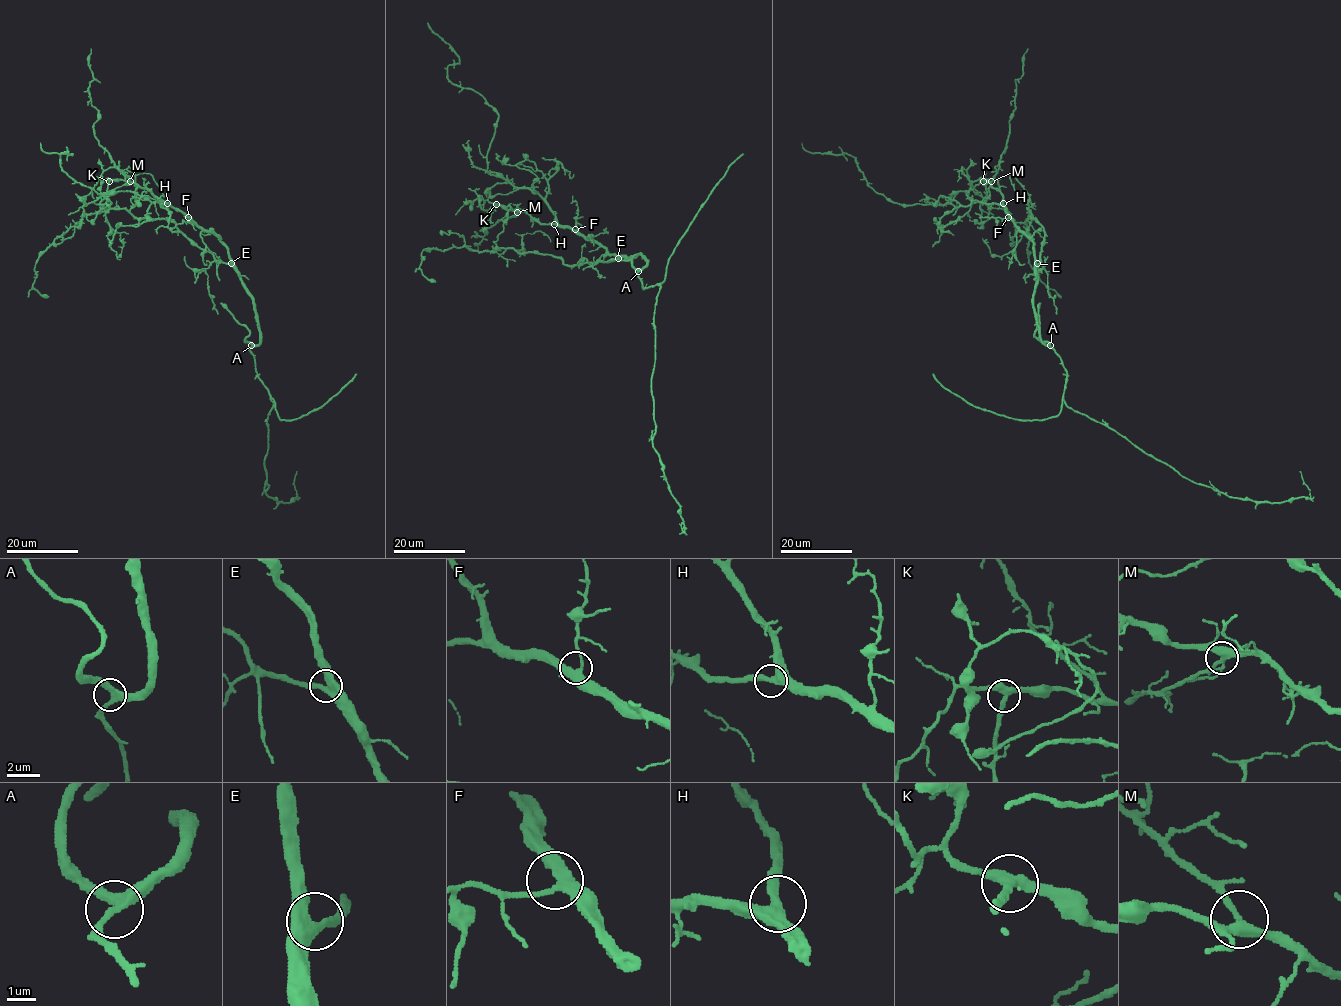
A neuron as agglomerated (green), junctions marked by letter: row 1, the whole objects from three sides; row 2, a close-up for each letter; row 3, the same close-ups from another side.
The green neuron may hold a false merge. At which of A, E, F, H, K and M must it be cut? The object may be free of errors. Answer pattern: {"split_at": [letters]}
{"split_at": []}

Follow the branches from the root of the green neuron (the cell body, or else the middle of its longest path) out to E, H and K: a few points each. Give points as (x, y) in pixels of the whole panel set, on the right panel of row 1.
E: (1033, 291), (1037, 263)
H: (1033, 291), (1037, 279), (1034, 244), (1014, 223), (1003, 203)
K: (1033, 291), (1037, 279), (1034, 244), (1007, 214), (1003, 194), (989, 180), (983, 181)

